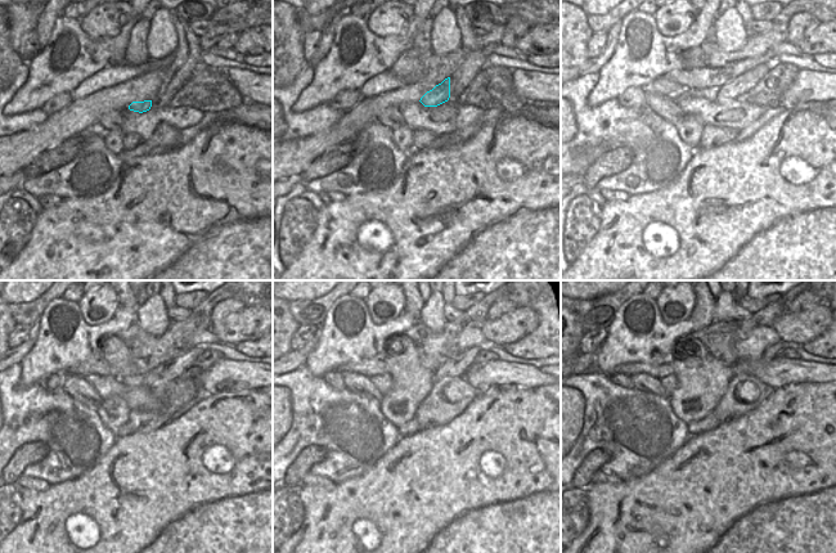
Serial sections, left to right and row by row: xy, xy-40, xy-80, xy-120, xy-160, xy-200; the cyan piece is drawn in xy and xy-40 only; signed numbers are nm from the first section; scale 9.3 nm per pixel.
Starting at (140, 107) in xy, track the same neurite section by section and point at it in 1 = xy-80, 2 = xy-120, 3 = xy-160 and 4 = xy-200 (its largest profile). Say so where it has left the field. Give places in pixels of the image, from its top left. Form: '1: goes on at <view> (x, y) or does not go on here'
1: goes on at xy-80 (740, 86)
2: goes on at xy-120 (172, 368)
3: goes on at xy-160 (457, 367)
4: goes on at xy-200 (774, 349)

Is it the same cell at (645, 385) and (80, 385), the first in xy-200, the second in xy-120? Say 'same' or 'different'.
same

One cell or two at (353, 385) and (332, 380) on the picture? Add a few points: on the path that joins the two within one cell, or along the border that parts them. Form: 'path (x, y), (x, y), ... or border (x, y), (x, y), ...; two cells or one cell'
border (342, 374), (342, 382), (346, 387); two cells

